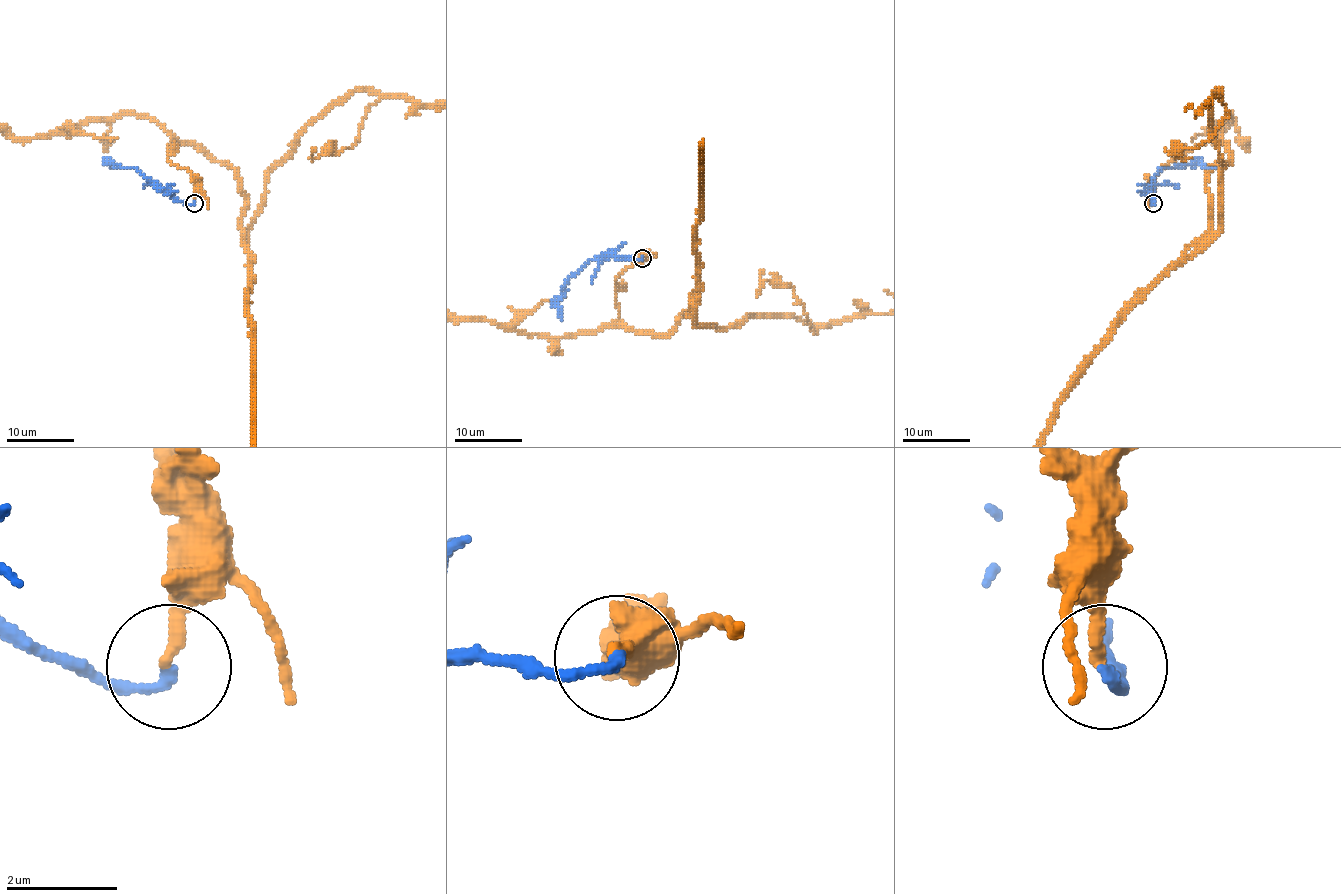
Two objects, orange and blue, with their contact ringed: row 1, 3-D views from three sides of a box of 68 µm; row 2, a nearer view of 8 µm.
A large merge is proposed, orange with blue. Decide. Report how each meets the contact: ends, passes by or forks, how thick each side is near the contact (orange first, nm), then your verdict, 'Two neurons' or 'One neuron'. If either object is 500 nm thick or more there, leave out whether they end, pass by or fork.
At the ring orange ends. At the ring blue ends. Thickness 220 nm (orange) against 180 nm. One neuron

